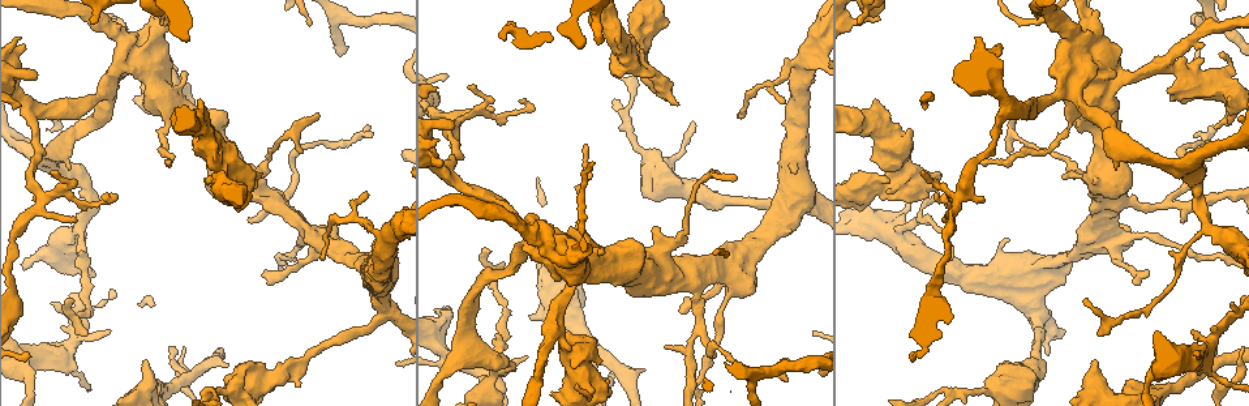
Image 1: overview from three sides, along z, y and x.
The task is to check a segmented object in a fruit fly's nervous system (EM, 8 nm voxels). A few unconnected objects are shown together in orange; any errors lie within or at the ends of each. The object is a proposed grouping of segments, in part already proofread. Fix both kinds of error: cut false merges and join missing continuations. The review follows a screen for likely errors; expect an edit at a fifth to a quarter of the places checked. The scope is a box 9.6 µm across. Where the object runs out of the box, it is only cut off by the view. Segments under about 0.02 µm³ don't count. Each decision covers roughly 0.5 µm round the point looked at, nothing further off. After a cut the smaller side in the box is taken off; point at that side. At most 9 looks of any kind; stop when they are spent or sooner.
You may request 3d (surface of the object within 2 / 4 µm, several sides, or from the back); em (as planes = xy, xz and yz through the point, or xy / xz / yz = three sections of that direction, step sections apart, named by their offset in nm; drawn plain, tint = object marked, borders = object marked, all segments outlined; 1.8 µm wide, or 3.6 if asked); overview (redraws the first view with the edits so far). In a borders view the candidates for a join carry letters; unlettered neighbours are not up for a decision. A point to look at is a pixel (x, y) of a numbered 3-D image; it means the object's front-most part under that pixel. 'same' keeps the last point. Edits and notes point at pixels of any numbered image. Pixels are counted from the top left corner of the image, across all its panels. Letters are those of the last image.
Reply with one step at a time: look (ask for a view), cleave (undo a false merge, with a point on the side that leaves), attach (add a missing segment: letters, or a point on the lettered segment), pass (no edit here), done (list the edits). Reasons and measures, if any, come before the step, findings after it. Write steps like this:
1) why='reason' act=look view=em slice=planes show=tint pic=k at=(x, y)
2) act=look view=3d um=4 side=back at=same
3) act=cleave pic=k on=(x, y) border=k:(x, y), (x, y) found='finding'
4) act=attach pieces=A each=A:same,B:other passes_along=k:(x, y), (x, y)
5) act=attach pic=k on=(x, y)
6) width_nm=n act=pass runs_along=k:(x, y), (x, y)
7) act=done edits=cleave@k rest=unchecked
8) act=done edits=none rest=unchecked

why='thick turns thin' act=look view=3d um=2 pic=1 at=(162, 132)

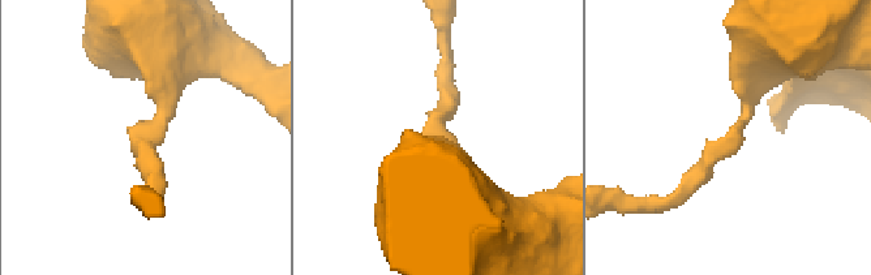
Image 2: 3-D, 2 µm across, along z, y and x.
act=look view=em um=3.6 slice=yz step=16 show=borders pic=2 at=(744, 124)

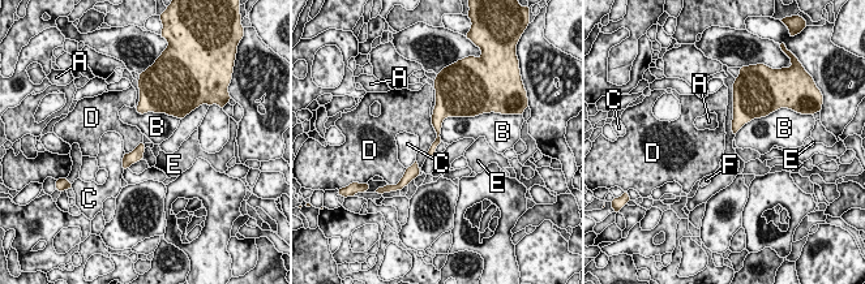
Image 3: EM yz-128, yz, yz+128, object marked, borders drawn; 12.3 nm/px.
why='cut it another way' act=look view=em um=3.6 slice=planes show=borders at=same

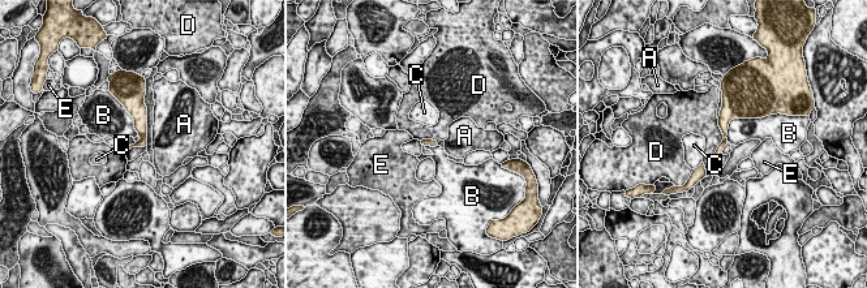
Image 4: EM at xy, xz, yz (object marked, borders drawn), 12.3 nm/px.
act=pass each=A:other,B:other,C:other,D:other,E:other border=4:(719, 119), (722, 141), (713, 157) found='all the same cell'

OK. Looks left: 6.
why='sudden change in width' act=look view=em slice=planes show=borders pic=1 at=(387, 241)

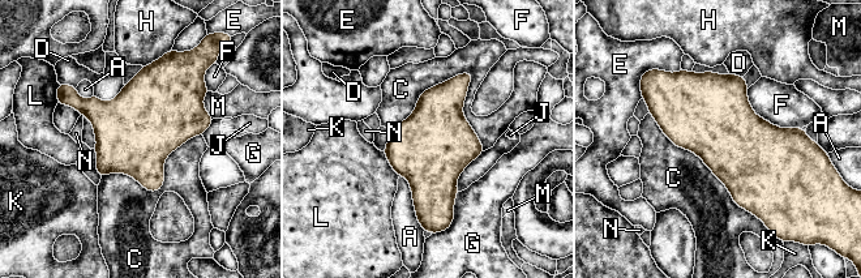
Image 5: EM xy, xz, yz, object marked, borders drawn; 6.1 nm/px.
width_nm=480 act=pass each=A:other,C:other,D:other,E:other,F:other,G:other,H:other,J:other,K:other,L:other,M:other,N:other border=5:(472, 75), (424, 90), (390, 129) found='all the same cell'

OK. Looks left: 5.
why='sudden change in width' act=look view=em slice=xy step=8 show=borders pic=1 at=(744, 270)

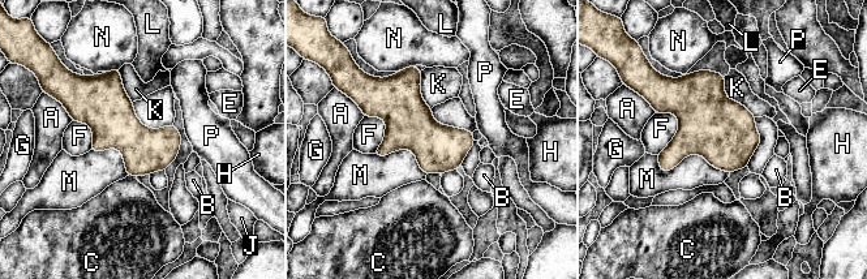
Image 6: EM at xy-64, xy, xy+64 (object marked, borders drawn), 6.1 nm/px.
act=pass each=A:other,B:other,C:other,E:other,F:other,G:other,H:other,J:other,K:other,L:other,M:other,N:other,P:other border=6:(656, 155), (729, 174) found='all the same cell'

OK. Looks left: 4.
why='thin end' act=look view=em slice=planes show=plain pic=1 at=(85, 336)

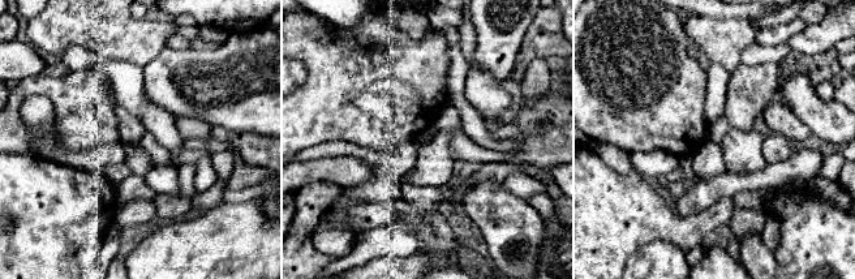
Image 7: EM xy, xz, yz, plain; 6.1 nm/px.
act=look view=em slice=planes show=borders at=same

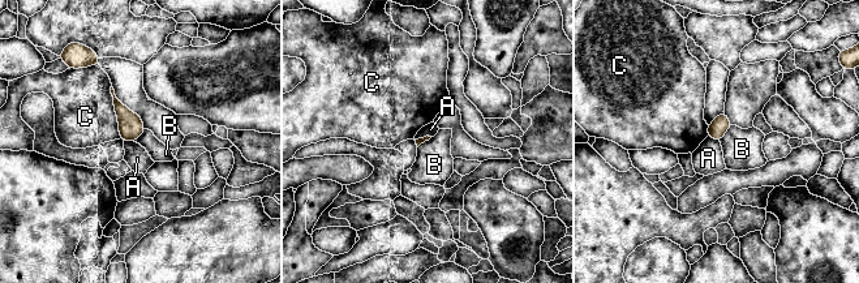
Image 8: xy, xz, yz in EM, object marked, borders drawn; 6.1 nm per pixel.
longest_contact=C:340nm act=pass each=A:other,B:other,C:other border=8:(731, 124), (720, 141) found='no lettered segment goes on from it'

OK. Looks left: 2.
act=done edits=none rest=unchecked

